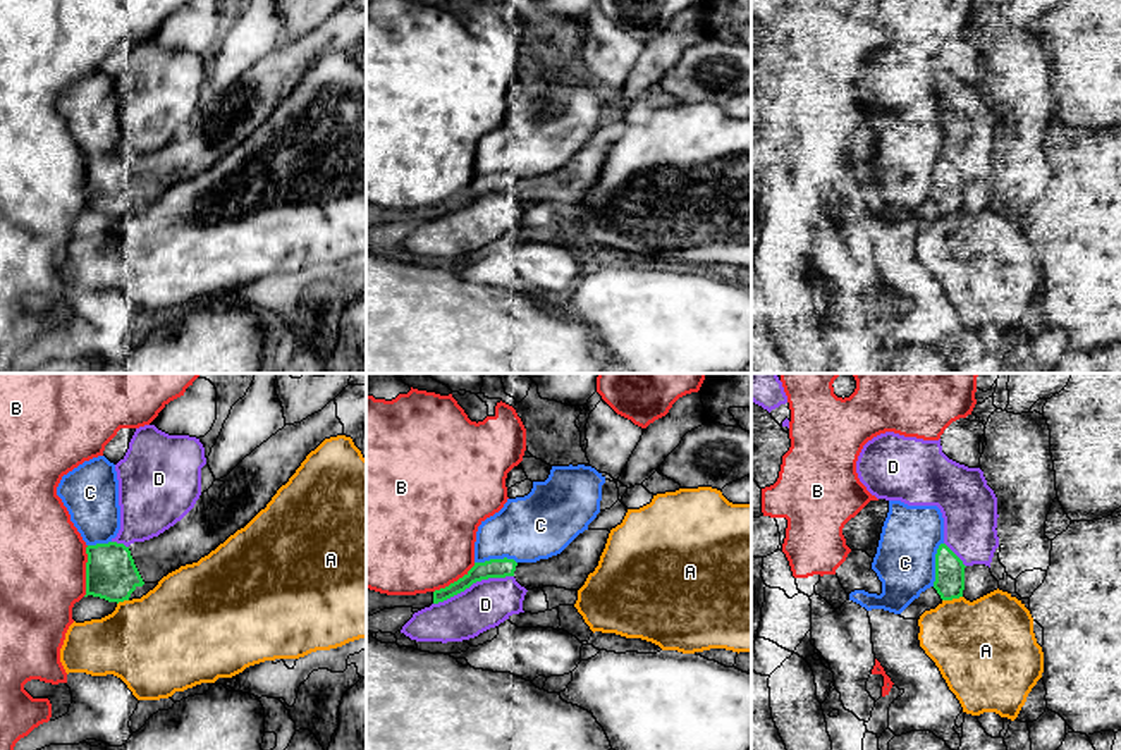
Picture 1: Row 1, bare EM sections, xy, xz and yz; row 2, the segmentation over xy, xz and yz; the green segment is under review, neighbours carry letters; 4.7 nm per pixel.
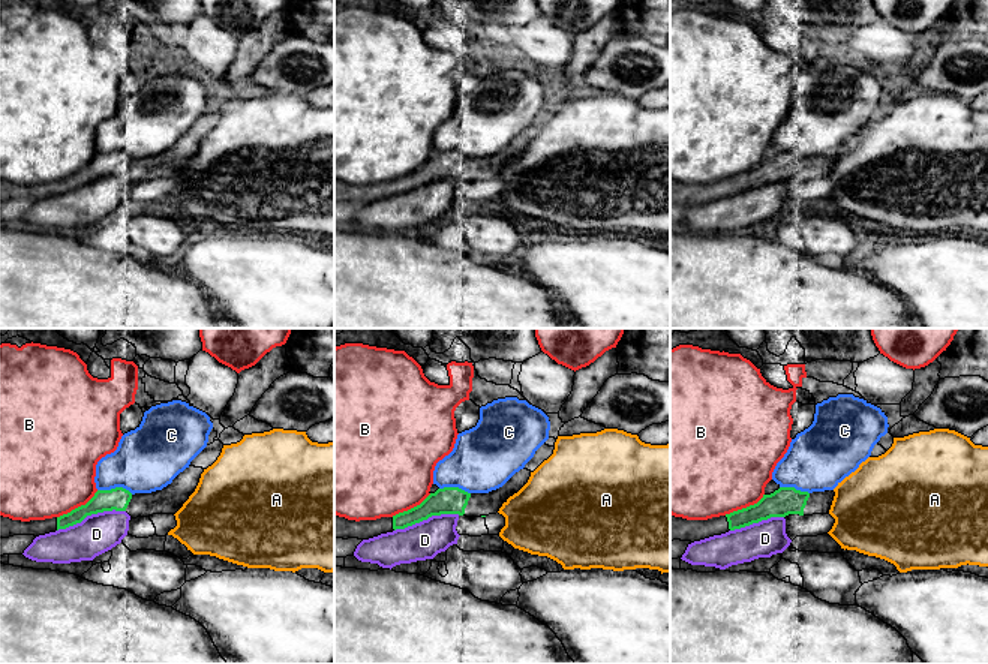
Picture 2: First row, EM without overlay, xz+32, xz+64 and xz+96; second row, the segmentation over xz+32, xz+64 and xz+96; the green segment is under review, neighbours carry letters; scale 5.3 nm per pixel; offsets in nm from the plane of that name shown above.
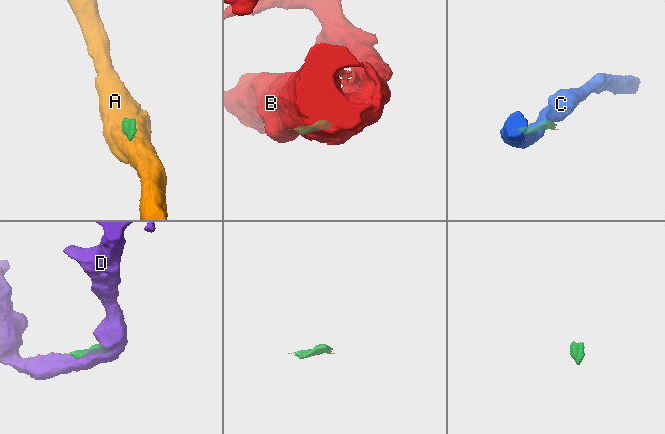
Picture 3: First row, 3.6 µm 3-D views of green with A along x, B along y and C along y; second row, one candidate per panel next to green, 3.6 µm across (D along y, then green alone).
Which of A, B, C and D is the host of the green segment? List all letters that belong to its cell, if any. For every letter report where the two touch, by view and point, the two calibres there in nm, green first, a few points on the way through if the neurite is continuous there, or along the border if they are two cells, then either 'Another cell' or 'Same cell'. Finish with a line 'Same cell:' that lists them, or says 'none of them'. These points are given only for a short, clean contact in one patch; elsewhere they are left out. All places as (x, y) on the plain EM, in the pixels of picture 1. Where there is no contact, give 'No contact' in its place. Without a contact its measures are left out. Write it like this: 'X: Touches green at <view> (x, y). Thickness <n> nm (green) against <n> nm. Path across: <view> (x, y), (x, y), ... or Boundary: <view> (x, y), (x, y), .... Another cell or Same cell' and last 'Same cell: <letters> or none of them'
A: Touches green at yz (951, 214). Thickness 140 nm (green) against 420 nm. Another cell
B: Touches green at xy (86, 186). Thickness 240 nm (green) against 400 nm. Another cell
C: Touches green at yz (936, 179). Thickness 140 nm (green) against 280 nm. Another cell
D: Touches green at xz (473, 196). Thickness 100 nm (green) against 220 nm. Another cell
Same cell: none of them

